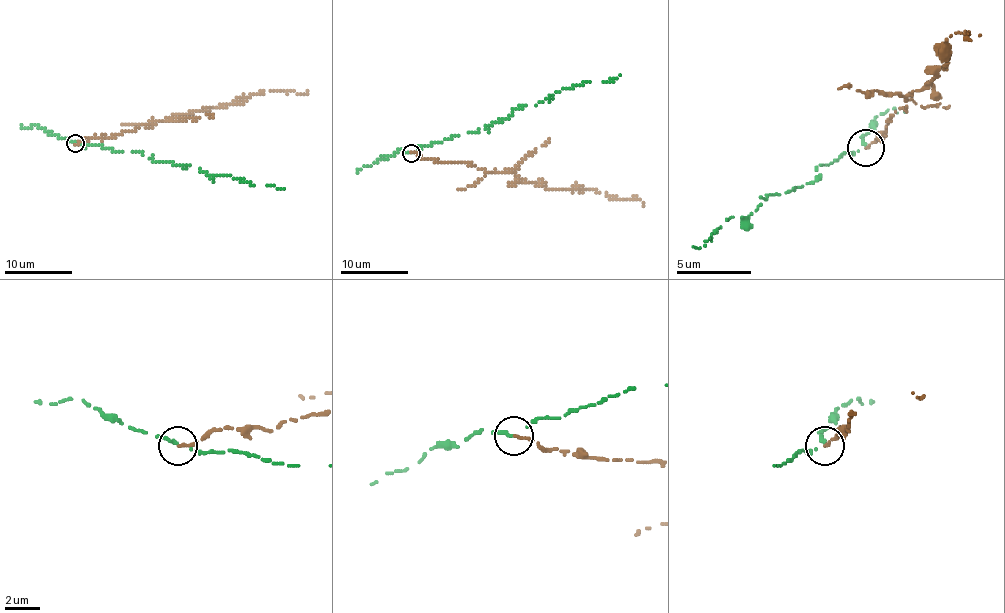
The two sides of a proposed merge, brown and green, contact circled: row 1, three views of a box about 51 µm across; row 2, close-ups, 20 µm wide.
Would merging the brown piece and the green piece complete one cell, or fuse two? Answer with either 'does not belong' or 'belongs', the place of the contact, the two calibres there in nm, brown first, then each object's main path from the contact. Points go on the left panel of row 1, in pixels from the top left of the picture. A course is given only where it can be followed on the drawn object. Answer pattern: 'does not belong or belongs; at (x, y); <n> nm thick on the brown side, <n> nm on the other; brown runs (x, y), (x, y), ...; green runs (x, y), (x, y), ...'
does not belong; at (75, 143); 190 nm thick on the brown side, 240 nm on the other; brown runs (76, 144), (244, 102), (256, 93), (308, 92); green runs (76, 142), (113, 150), (138, 150), (150, 159), (189, 166), (254, 186), (271, 184), (279, 189), (285, 188)

